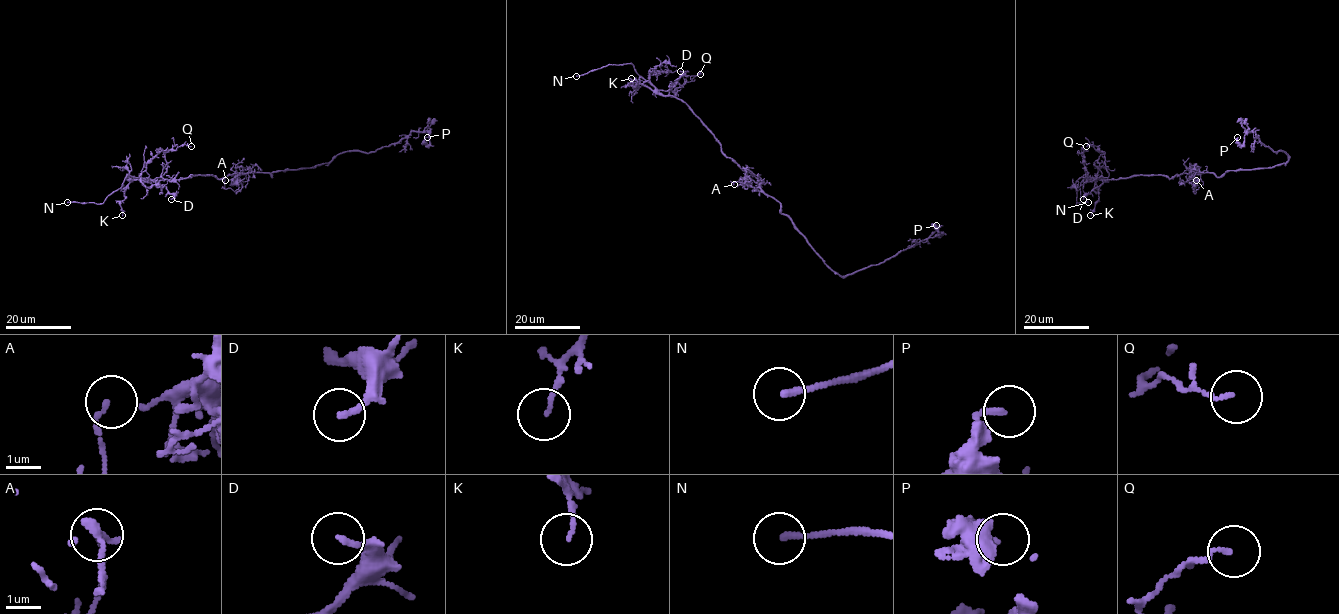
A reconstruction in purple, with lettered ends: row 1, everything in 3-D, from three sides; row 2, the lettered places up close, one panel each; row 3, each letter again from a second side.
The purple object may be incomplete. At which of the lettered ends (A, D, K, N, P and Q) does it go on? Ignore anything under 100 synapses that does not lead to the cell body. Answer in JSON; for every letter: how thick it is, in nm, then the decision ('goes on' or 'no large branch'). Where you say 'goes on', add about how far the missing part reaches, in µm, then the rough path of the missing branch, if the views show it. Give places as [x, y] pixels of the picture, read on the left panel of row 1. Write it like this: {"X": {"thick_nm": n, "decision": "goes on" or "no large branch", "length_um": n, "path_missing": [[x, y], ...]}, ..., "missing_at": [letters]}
{"A": {"thick_nm": 90, "decision": "no large branch"}, "D": {"thick_nm": 170, "decision": "no large branch"}, "K": {"thick_nm": 120, "decision": "no large branch"}, "N": {"thick_nm": 180, "decision": "goes on", "length_um": 50}, "P": {"thick_nm": 160, "decision": "no large branch"}, "Q": {"thick_nm": 120, "decision": "no large branch"}, "missing_at": ["N"]}

